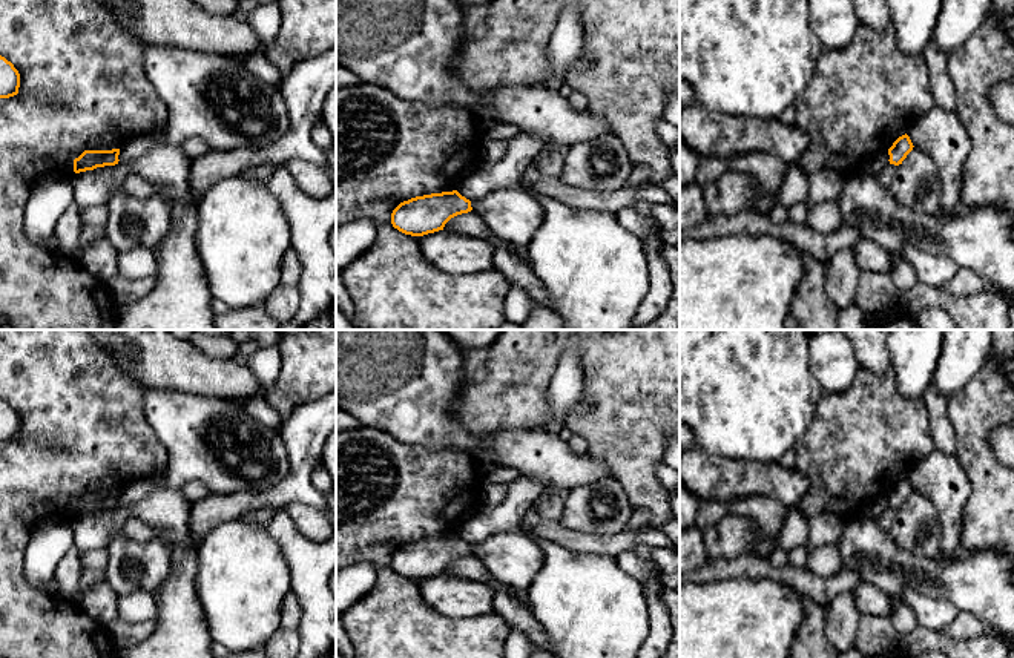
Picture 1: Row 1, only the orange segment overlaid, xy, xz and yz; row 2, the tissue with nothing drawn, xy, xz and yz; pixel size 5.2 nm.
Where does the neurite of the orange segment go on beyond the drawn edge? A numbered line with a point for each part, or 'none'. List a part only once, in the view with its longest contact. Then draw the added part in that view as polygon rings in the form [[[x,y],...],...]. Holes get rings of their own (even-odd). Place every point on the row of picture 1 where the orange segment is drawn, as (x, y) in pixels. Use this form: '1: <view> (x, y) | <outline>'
none

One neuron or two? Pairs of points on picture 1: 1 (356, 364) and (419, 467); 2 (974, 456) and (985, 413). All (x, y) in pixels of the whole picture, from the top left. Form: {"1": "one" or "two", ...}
{"1": "two", "2": "one"}

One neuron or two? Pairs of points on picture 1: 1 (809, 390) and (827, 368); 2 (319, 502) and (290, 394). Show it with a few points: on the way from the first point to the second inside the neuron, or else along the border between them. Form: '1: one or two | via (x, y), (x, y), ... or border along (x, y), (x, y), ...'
1: two | border along (807, 345), (807, 367), (824, 393)
2: two | border along (319, 398), (299, 404), (283, 421)

